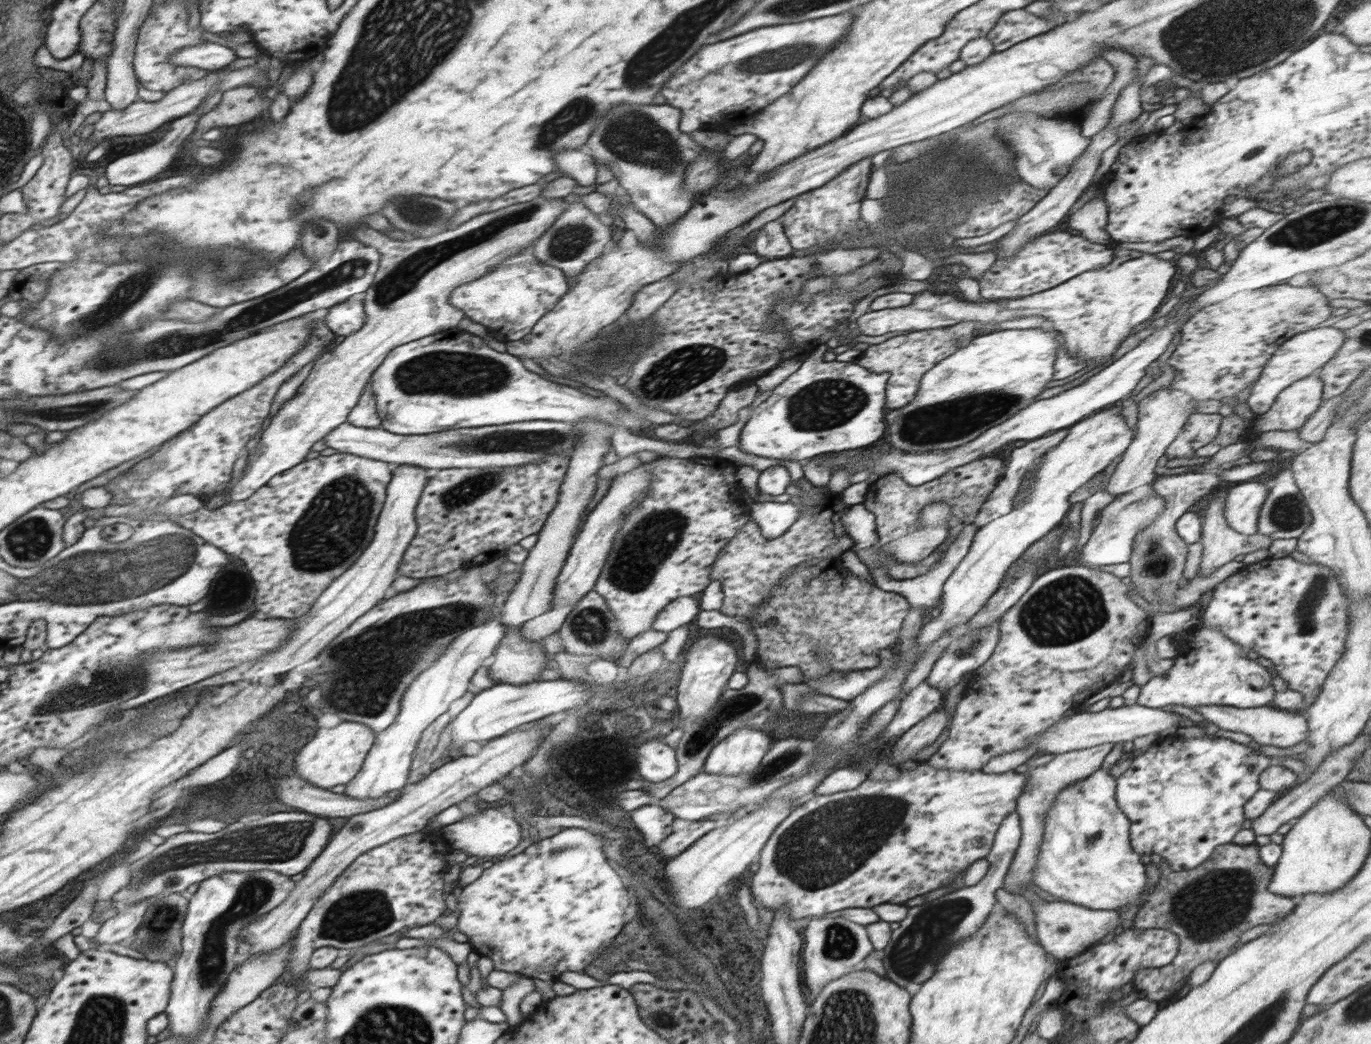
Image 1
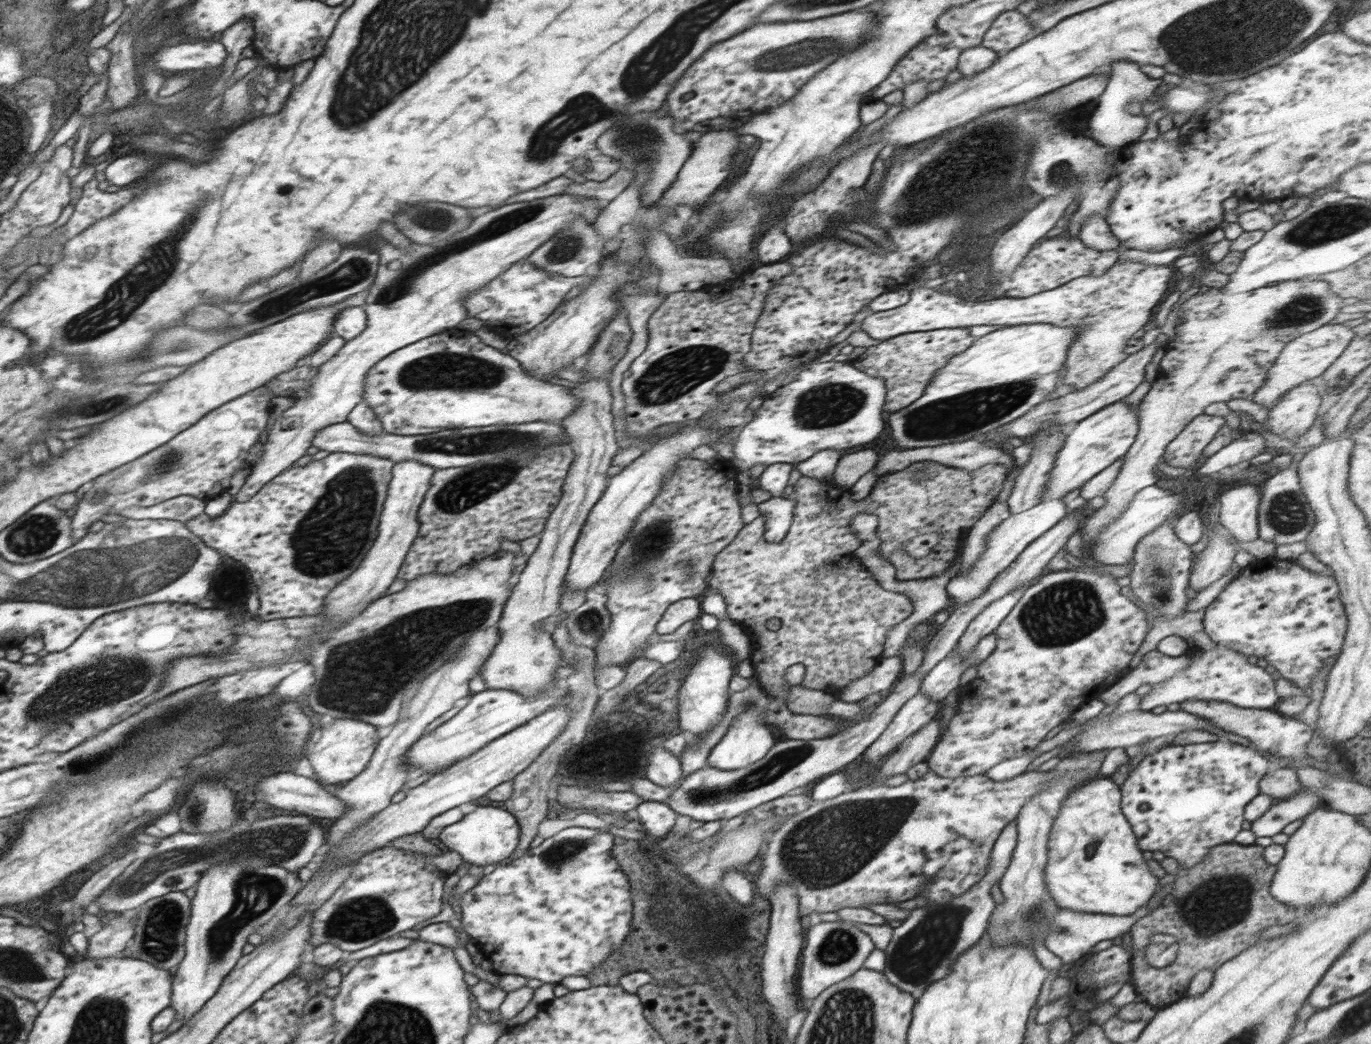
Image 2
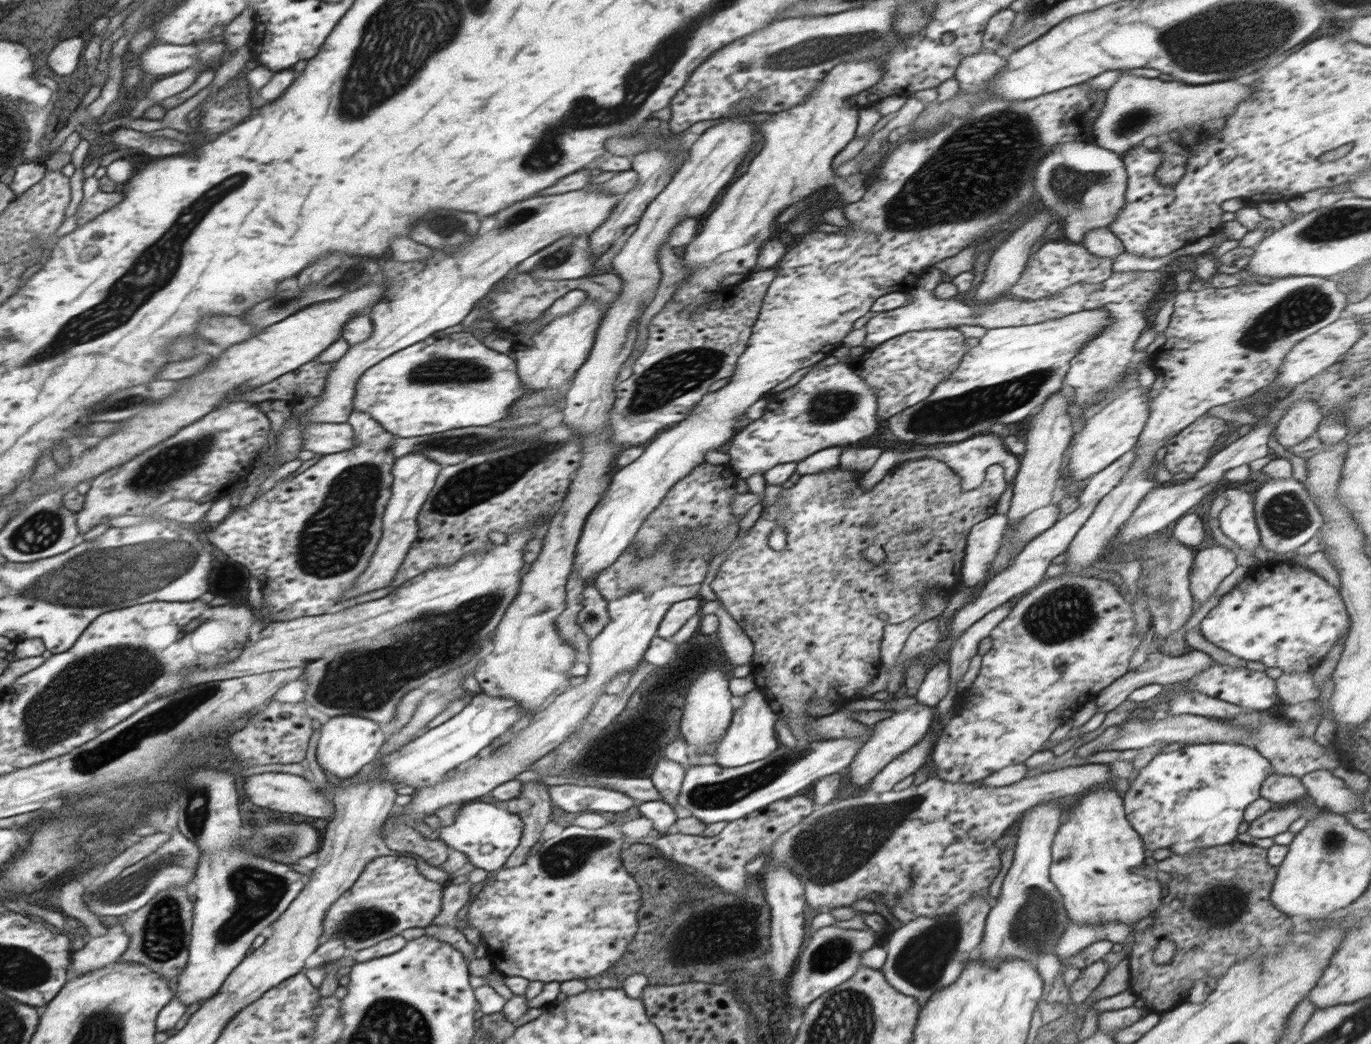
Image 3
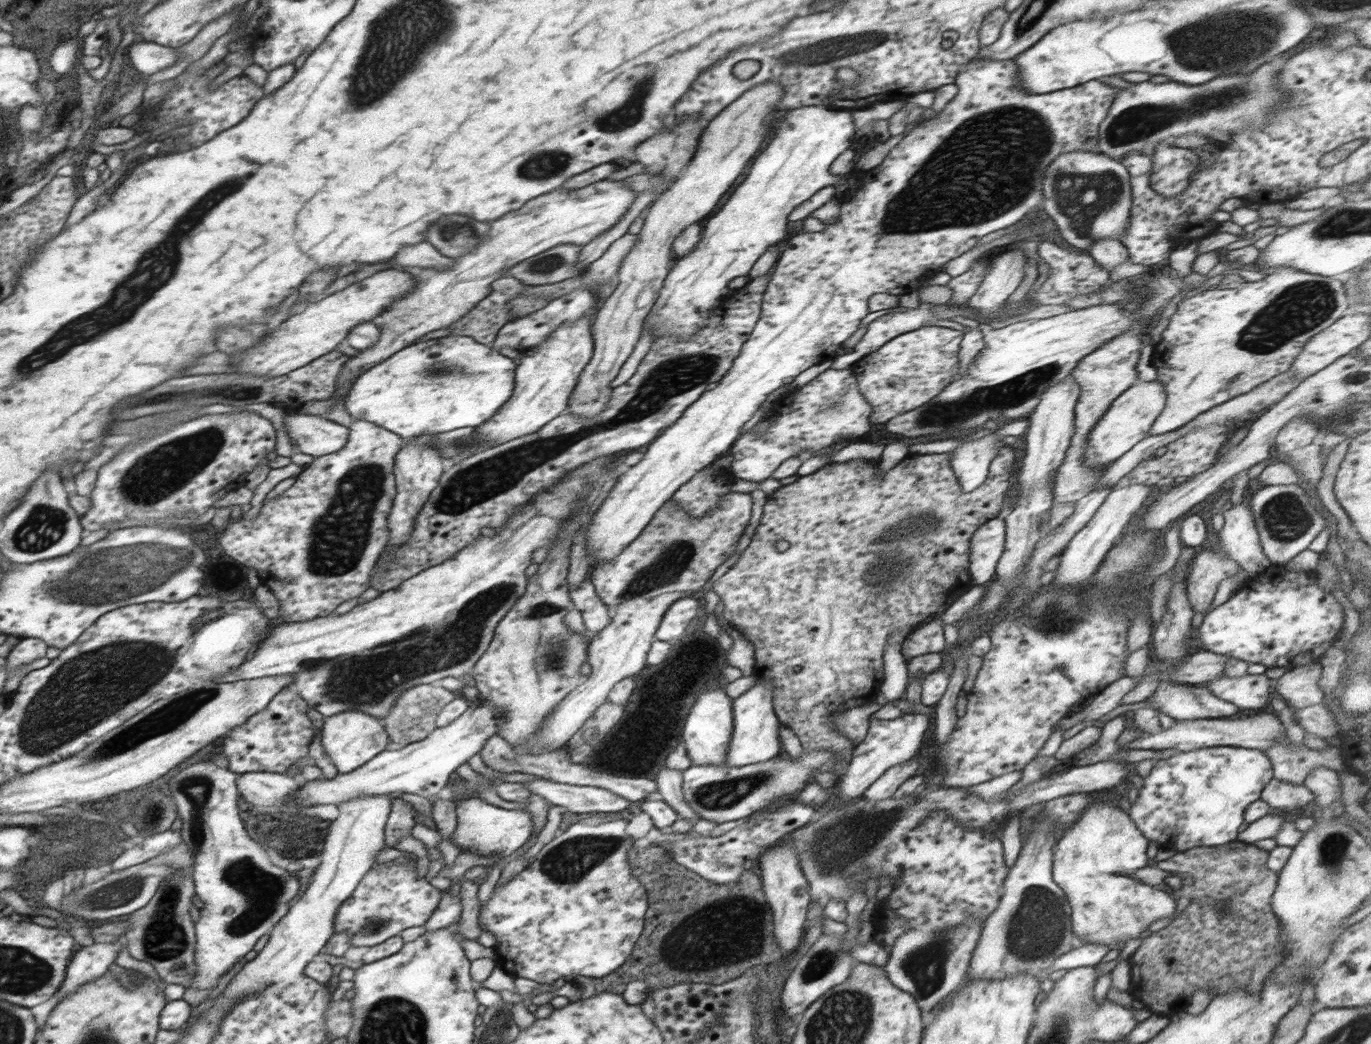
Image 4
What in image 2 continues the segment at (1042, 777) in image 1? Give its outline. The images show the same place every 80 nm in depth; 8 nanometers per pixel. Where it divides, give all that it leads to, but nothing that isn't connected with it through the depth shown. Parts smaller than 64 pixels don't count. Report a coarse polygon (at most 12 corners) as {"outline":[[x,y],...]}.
{"outline":[[1103,749],[1061,758],[1015,818],[1017,843],[986,930],[995,946],[1045,944],[1059,906],[1044,882],[1048,841]]}

